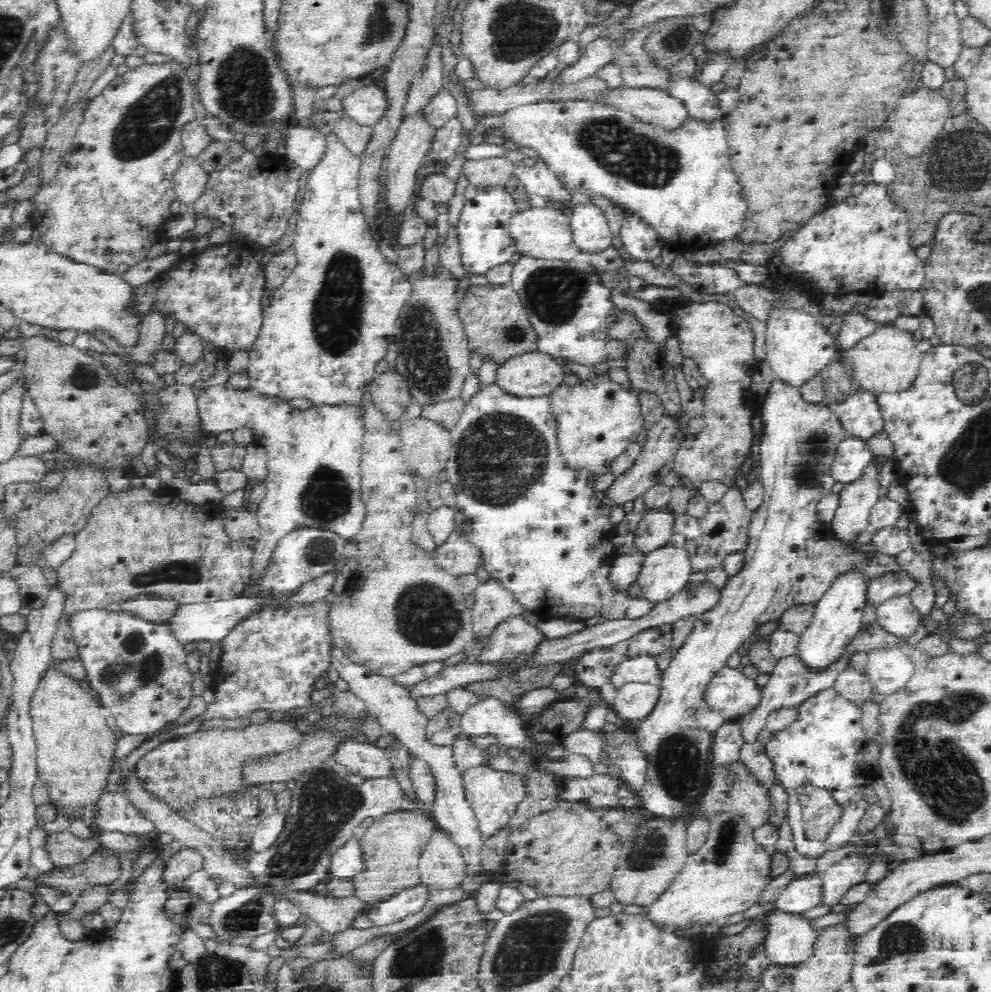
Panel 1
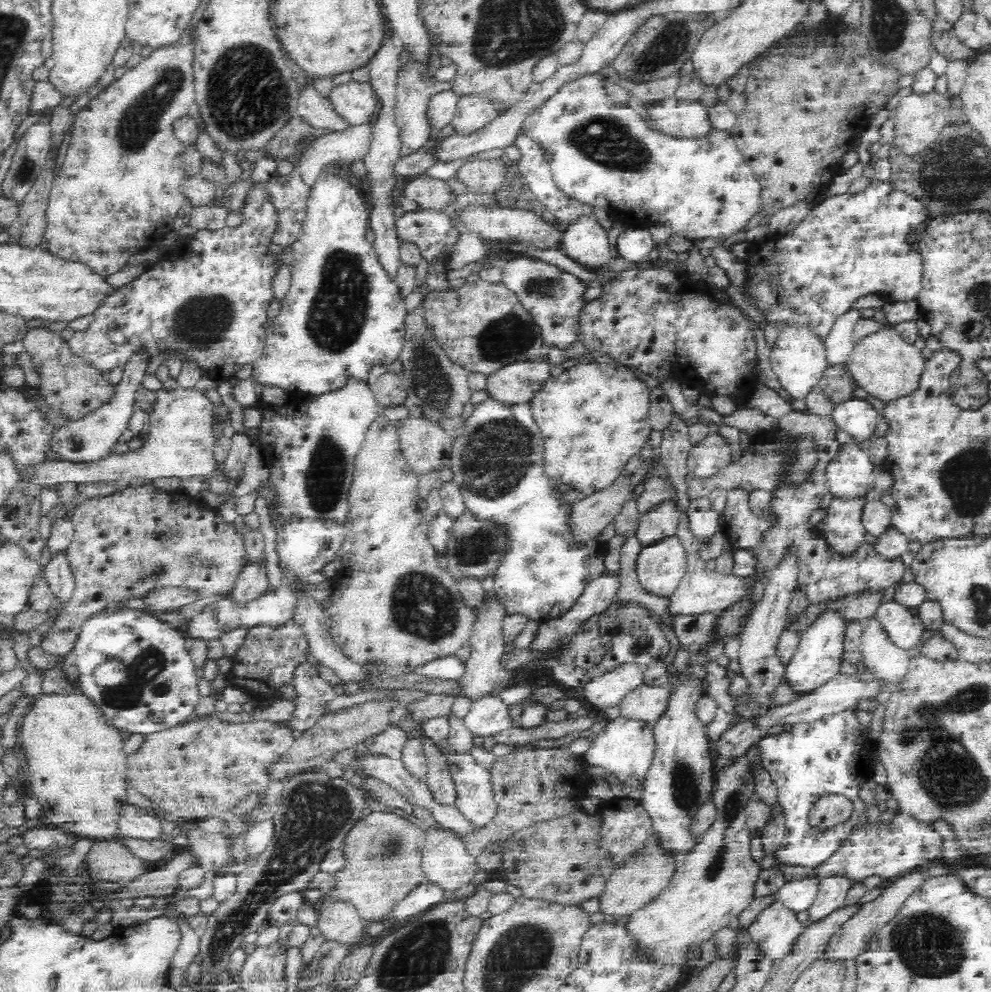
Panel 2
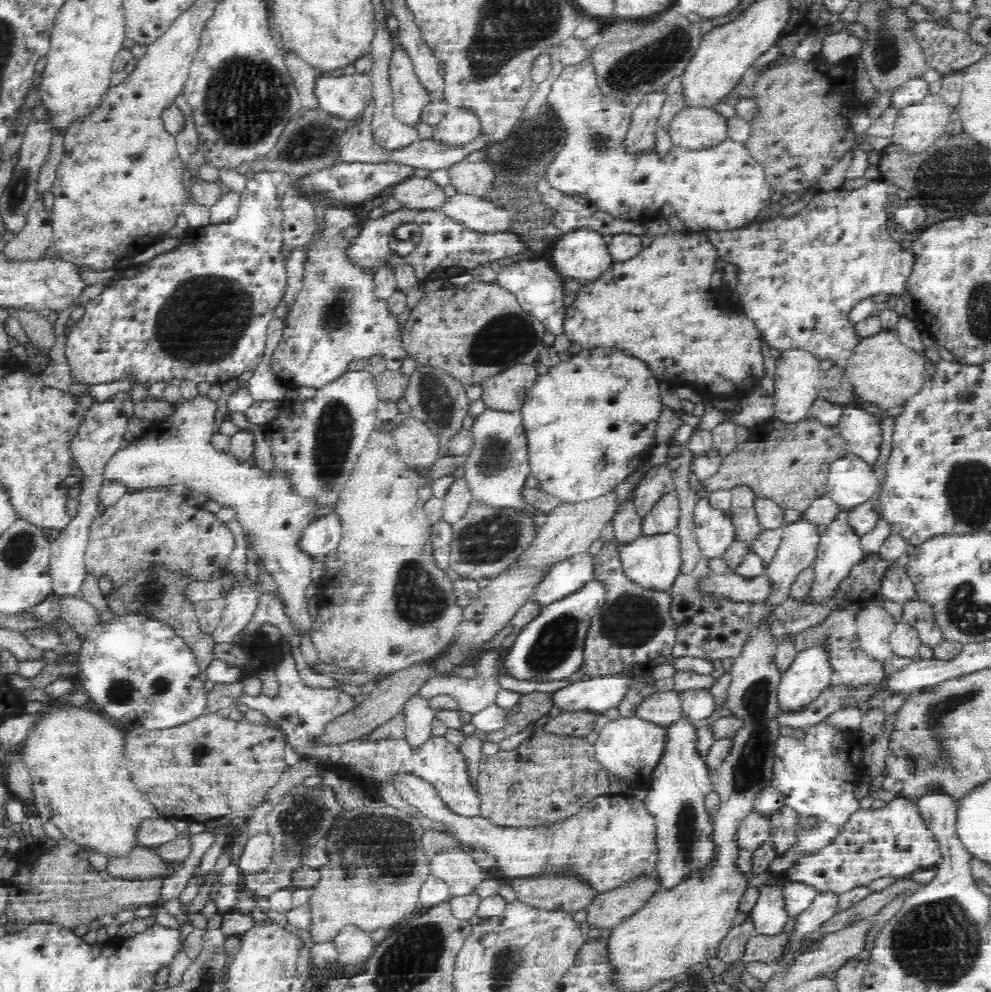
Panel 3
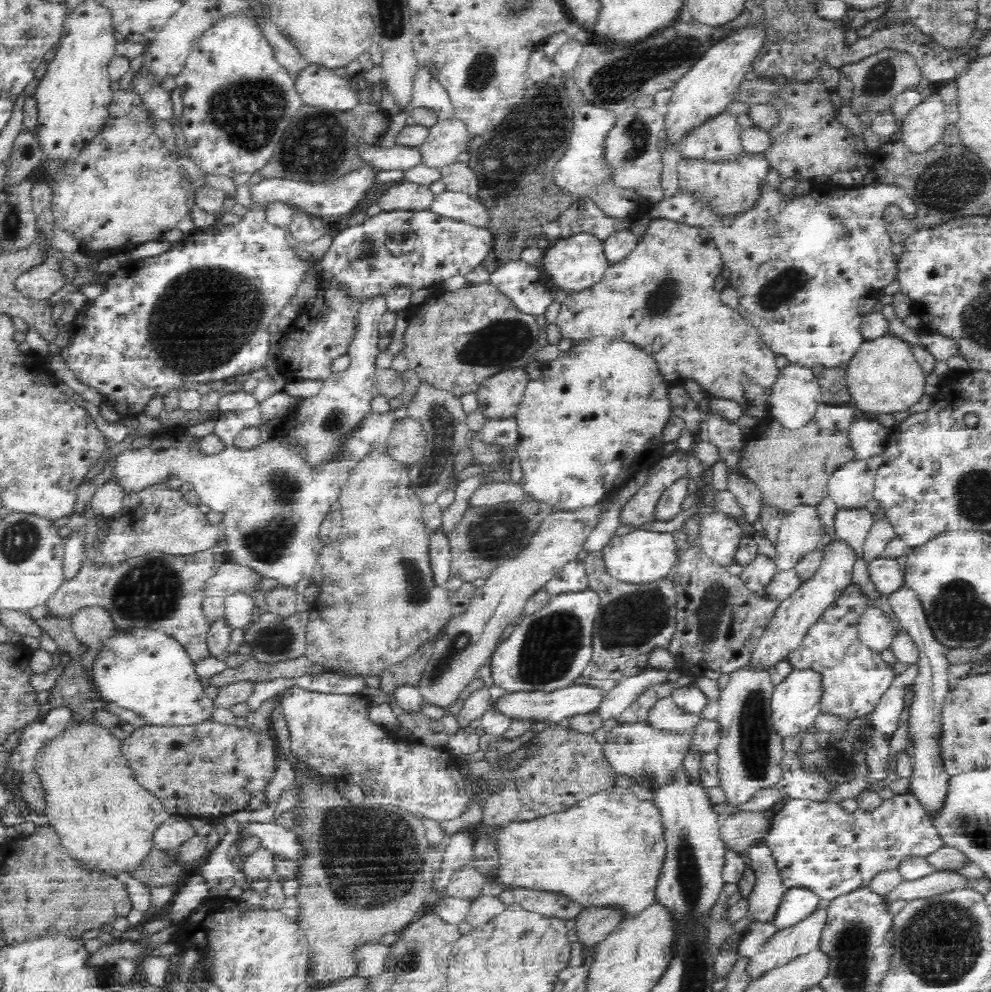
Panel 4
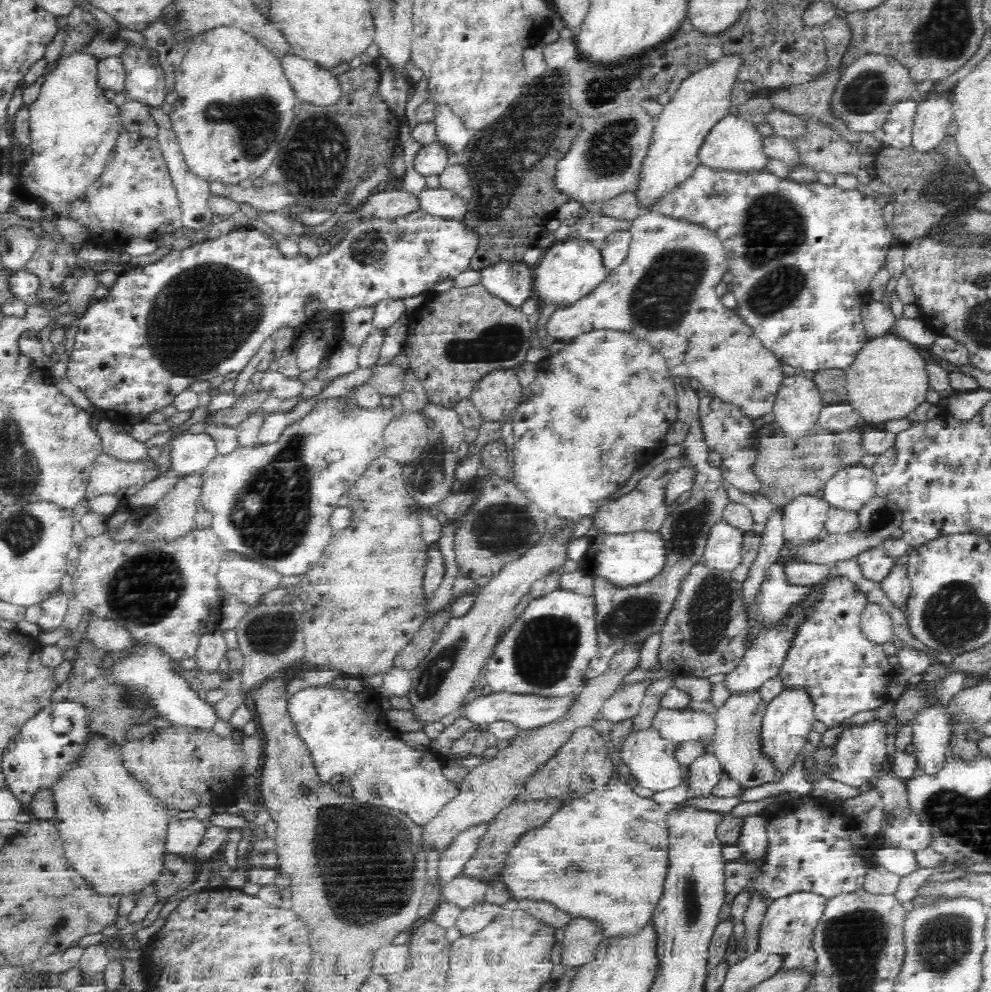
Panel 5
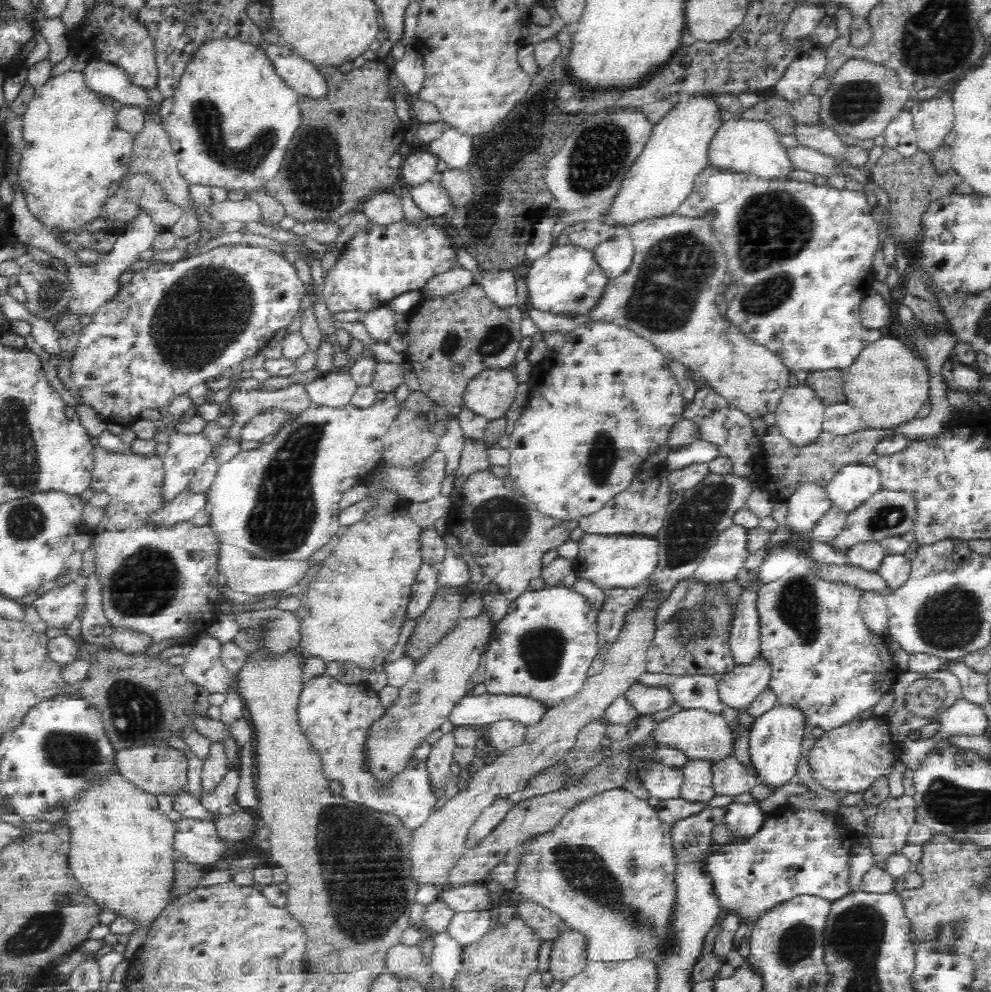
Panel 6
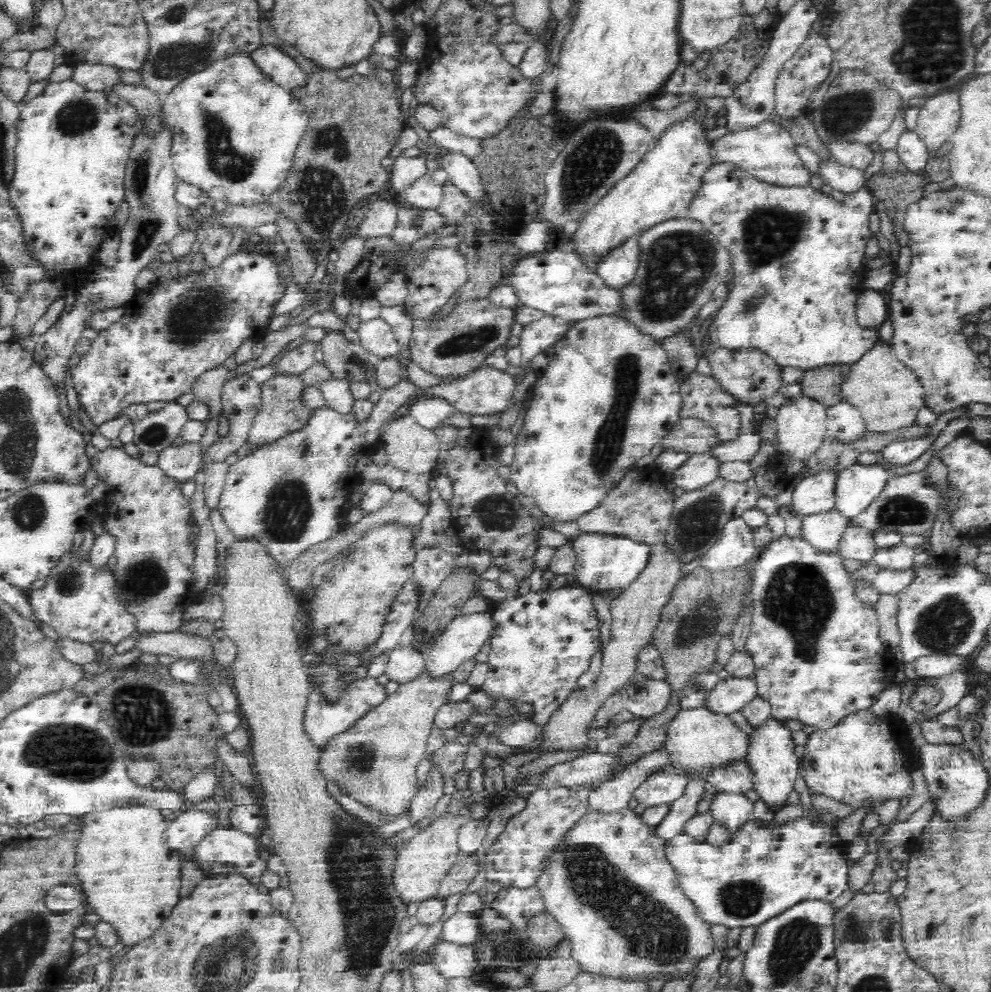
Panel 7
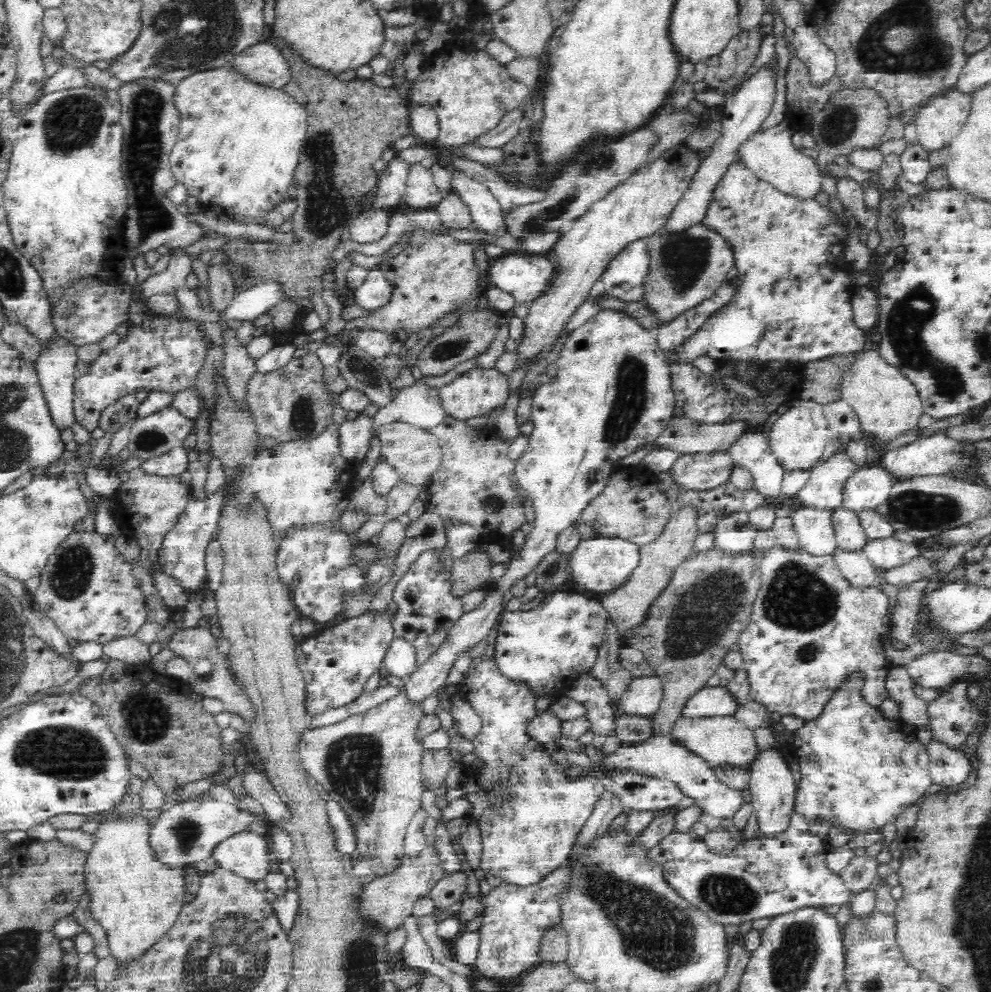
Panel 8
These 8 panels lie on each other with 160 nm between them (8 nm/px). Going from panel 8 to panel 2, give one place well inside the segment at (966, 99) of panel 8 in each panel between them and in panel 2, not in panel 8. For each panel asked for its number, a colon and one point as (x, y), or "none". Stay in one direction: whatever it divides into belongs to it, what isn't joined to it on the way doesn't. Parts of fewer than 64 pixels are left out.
2: (918, 119)
3: (919, 125)
4: (922, 126)
5: (933, 115)
6: (934, 120)
7: (939, 117)

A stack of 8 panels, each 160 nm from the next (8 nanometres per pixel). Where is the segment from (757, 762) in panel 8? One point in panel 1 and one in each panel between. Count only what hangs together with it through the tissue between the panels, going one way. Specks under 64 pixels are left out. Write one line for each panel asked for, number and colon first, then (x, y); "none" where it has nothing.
1: (837, 617)
2: (819, 654)
3: (810, 672)
4: (796, 701)
5: (789, 718)
6: (776, 737)
7: (774, 766)

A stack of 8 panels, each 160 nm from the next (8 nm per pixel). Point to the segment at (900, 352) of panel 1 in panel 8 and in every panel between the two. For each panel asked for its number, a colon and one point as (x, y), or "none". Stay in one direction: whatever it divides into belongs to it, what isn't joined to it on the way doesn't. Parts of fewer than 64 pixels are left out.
2: (882, 363)
3: (883, 371)
4: (884, 377)
5: (887, 381)
6: (888, 384)
7: (888, 395)
8: (887, 403)

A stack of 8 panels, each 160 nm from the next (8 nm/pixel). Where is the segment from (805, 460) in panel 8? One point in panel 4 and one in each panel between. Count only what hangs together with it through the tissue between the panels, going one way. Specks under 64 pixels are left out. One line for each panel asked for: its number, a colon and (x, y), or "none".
4: (796, 393)
5: (797, 404)
6: (799, 414)
7: (801, 422)

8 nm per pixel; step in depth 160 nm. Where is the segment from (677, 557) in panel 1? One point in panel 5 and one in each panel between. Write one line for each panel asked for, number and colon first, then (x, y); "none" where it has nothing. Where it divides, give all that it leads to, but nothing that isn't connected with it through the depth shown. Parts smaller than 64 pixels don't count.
2: (660, 567)
3: (652, 562)
4: (642, 556)
5: (629, 559)

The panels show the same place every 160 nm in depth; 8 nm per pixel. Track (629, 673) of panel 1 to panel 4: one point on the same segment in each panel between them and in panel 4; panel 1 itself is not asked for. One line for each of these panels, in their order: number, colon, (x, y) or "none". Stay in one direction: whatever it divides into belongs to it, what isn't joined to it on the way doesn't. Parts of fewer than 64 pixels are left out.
2: (606, 691)
3: (601, 693)
4: (575, 699)

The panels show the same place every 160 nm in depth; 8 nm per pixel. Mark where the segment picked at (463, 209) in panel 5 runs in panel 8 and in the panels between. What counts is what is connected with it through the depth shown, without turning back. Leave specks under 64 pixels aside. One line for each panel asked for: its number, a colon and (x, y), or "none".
6: (433, 199)
7: (424, 193)
8: (420, 192)

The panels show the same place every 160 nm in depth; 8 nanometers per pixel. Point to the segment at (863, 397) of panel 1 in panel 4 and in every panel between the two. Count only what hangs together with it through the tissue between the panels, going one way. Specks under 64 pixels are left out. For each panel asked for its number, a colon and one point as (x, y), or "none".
2: (856, 416)
3: (861, 430)
4: (867, 437)

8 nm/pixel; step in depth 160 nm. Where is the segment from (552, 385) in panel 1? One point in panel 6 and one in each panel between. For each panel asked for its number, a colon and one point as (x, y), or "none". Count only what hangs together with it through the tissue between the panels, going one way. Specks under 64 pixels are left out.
2: (517, 383)
3: (506, 391)
4: (499, 396)
5: (496, 396)
6: (490, 395)

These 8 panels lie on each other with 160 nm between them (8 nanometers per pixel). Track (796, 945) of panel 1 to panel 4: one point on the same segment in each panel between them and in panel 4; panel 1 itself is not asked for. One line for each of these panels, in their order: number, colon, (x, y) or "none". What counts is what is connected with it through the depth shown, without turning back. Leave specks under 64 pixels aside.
2: (775, 930)
3: (769, 914)
4: (768, 891)

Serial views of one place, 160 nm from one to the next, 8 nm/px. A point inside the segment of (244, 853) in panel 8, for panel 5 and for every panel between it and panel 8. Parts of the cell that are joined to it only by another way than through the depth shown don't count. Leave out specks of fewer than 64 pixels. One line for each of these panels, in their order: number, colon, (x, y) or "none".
5: (182, 836)
6: (196, 841)
7: (220, 844)

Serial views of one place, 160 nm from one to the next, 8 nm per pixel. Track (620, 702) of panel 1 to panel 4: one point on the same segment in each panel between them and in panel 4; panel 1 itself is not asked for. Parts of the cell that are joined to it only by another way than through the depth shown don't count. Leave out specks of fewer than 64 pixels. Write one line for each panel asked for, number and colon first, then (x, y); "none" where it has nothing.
2: (645, 703)
3: (661, 708)
4: (665, 715)

